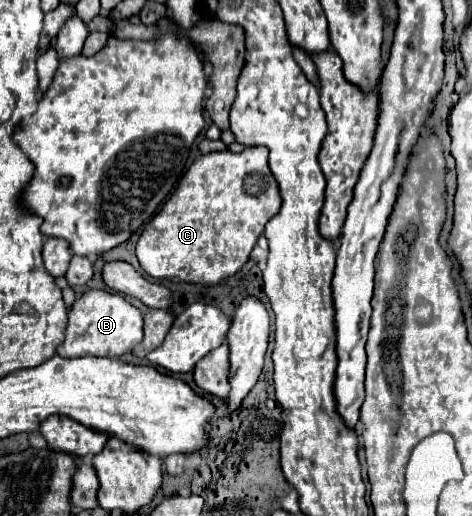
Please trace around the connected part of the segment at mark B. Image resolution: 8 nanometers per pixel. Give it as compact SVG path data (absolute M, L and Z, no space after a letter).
M89 289L69 309L69 323L65 329L63 343L57 347L61 357L121 357L131 353L133 347L143 339L143 313L131 305L123 295Z

